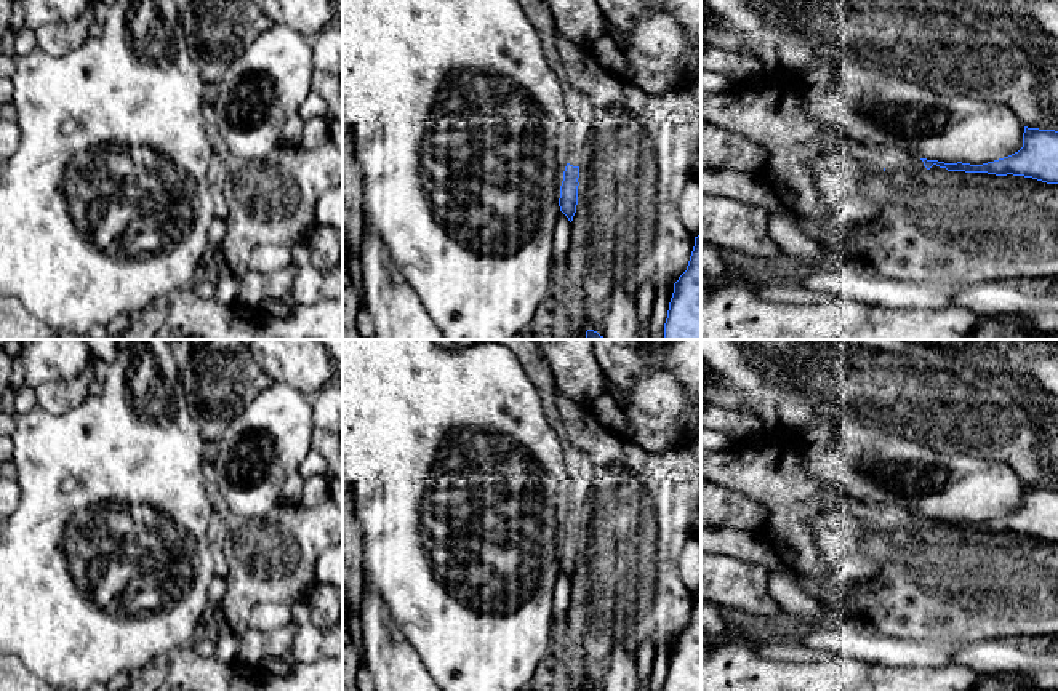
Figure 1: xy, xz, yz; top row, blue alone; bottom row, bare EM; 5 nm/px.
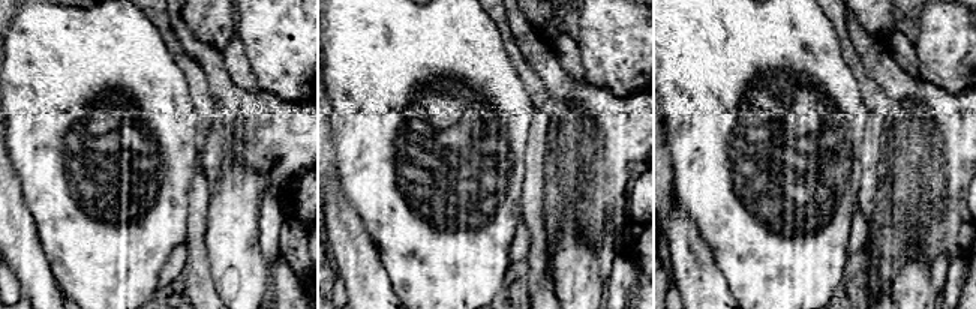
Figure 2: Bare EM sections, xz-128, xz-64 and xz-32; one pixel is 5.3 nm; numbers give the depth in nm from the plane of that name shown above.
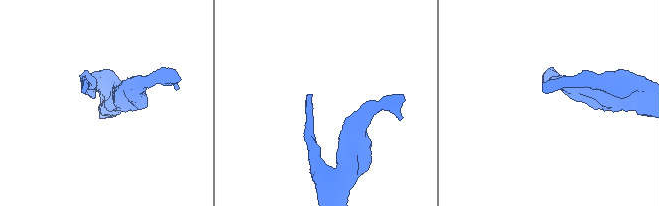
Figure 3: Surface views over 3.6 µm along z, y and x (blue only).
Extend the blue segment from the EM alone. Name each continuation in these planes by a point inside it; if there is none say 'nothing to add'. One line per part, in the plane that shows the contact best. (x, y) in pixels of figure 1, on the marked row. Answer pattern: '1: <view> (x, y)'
1: xz (578, 107)

